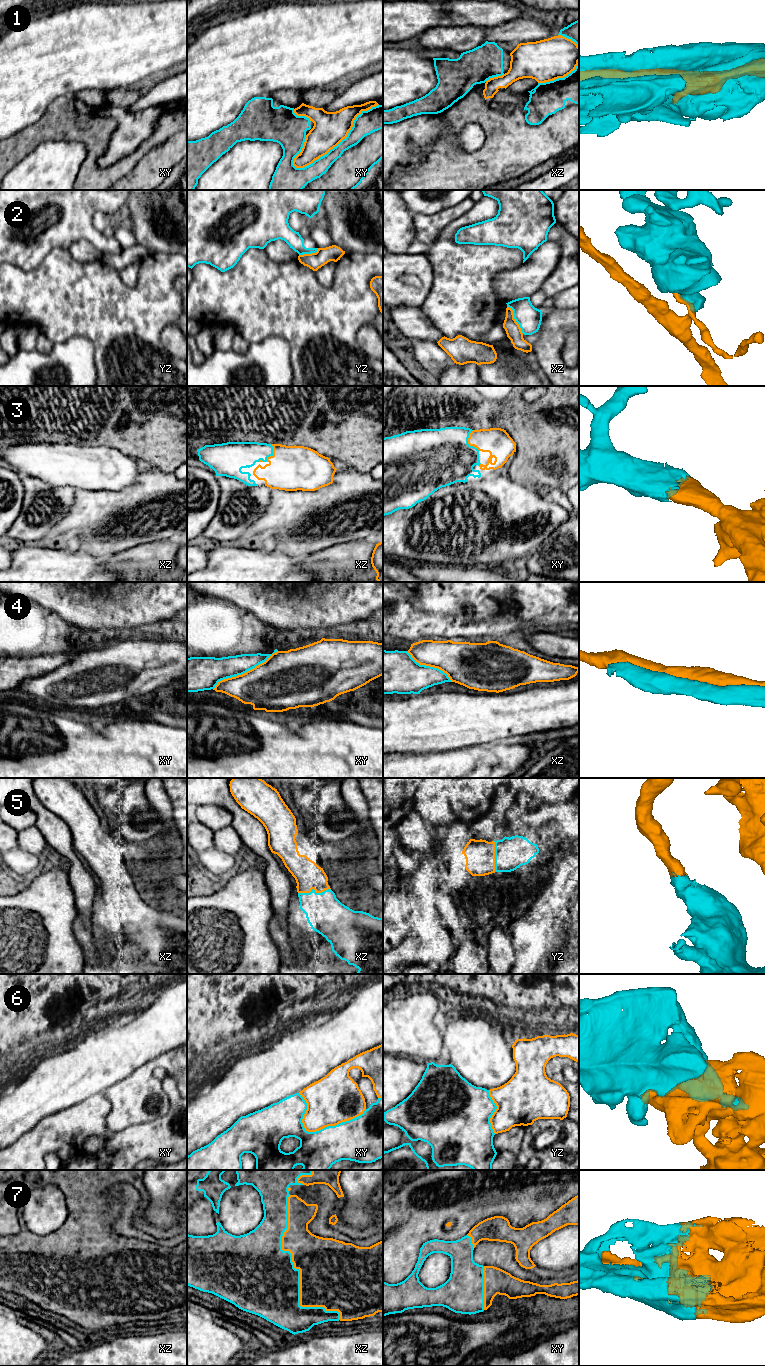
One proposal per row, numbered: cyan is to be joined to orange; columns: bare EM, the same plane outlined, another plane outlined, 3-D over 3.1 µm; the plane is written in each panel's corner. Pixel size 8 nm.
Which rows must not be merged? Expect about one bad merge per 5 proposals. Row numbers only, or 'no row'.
1, 2, 4

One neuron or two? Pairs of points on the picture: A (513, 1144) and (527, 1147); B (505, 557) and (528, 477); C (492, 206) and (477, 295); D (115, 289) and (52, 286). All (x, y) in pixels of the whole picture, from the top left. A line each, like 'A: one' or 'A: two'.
A: two
B: two
C: one
D: one

